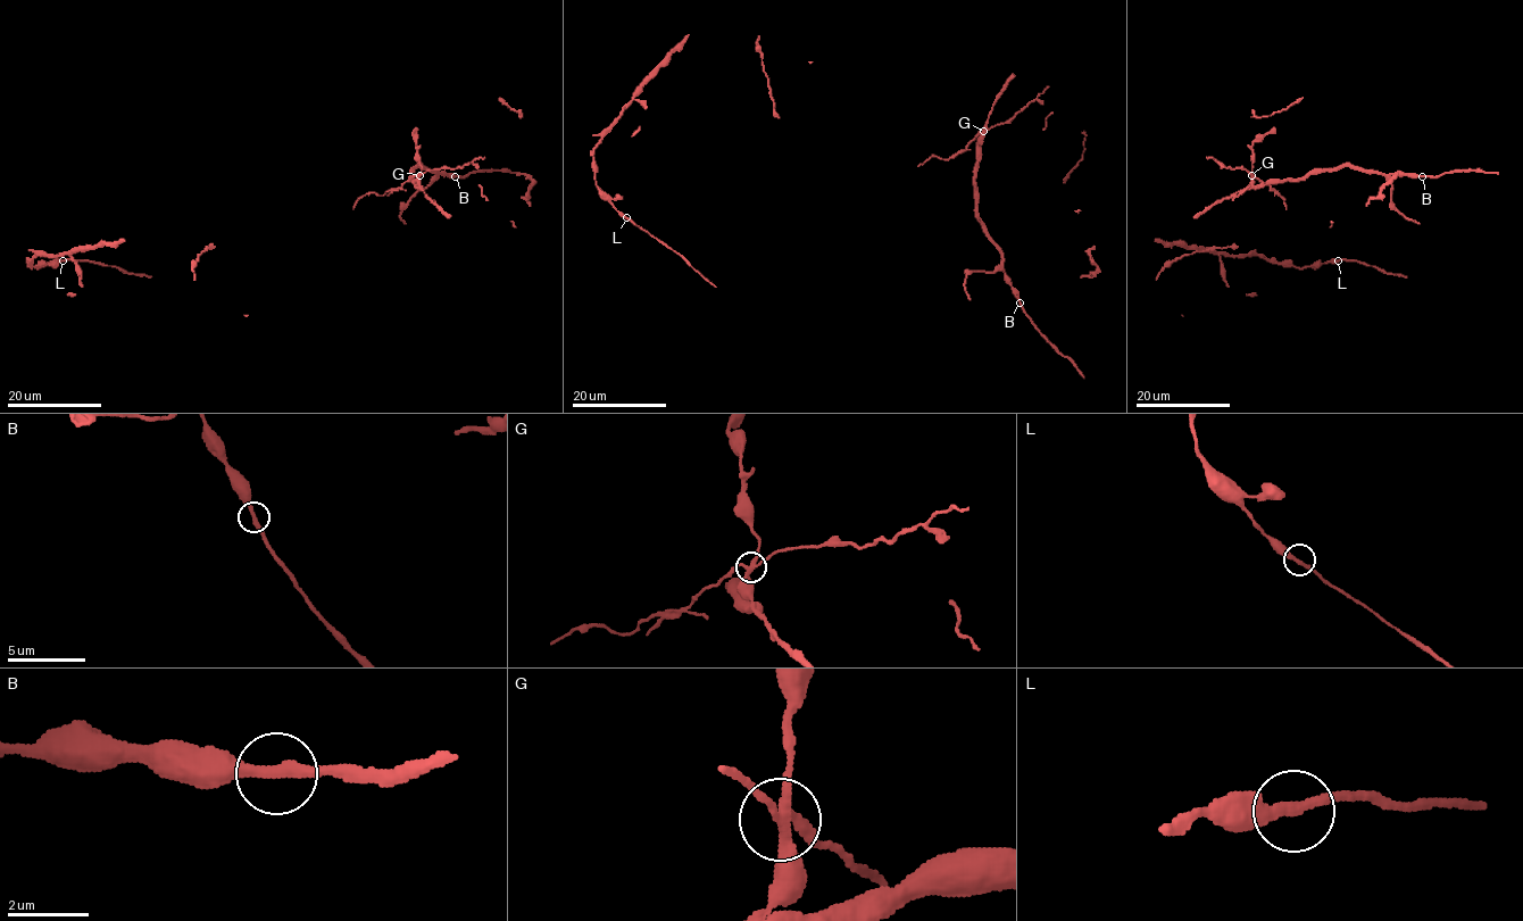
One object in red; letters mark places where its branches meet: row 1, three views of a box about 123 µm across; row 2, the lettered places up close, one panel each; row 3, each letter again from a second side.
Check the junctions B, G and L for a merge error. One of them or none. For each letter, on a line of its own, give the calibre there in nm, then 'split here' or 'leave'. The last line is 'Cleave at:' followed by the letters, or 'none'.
B: 300 nm thick; leave
G: 260 nm thick; split here
L: 280 nm thick; leave
Cleave at: G

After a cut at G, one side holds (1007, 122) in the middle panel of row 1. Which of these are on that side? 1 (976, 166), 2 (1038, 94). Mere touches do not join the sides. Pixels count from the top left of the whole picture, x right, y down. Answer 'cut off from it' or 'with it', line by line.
1: cut off from it
2: with it

